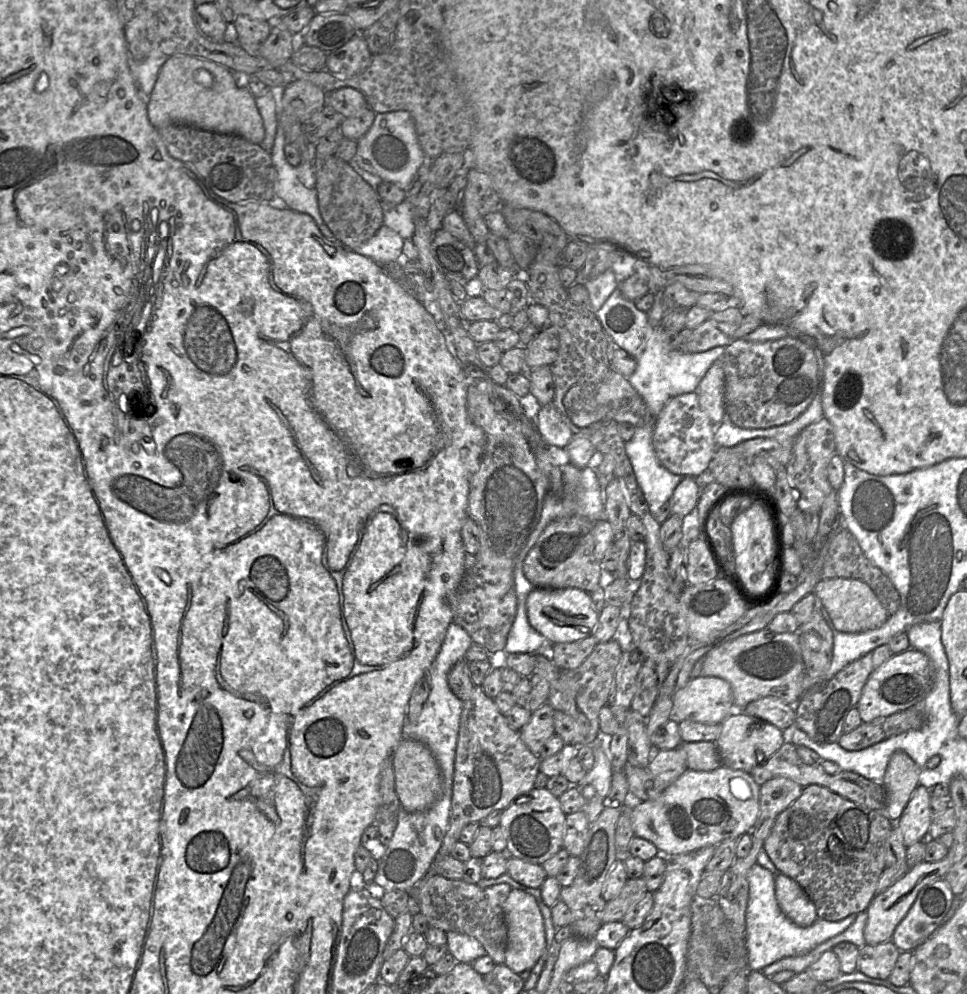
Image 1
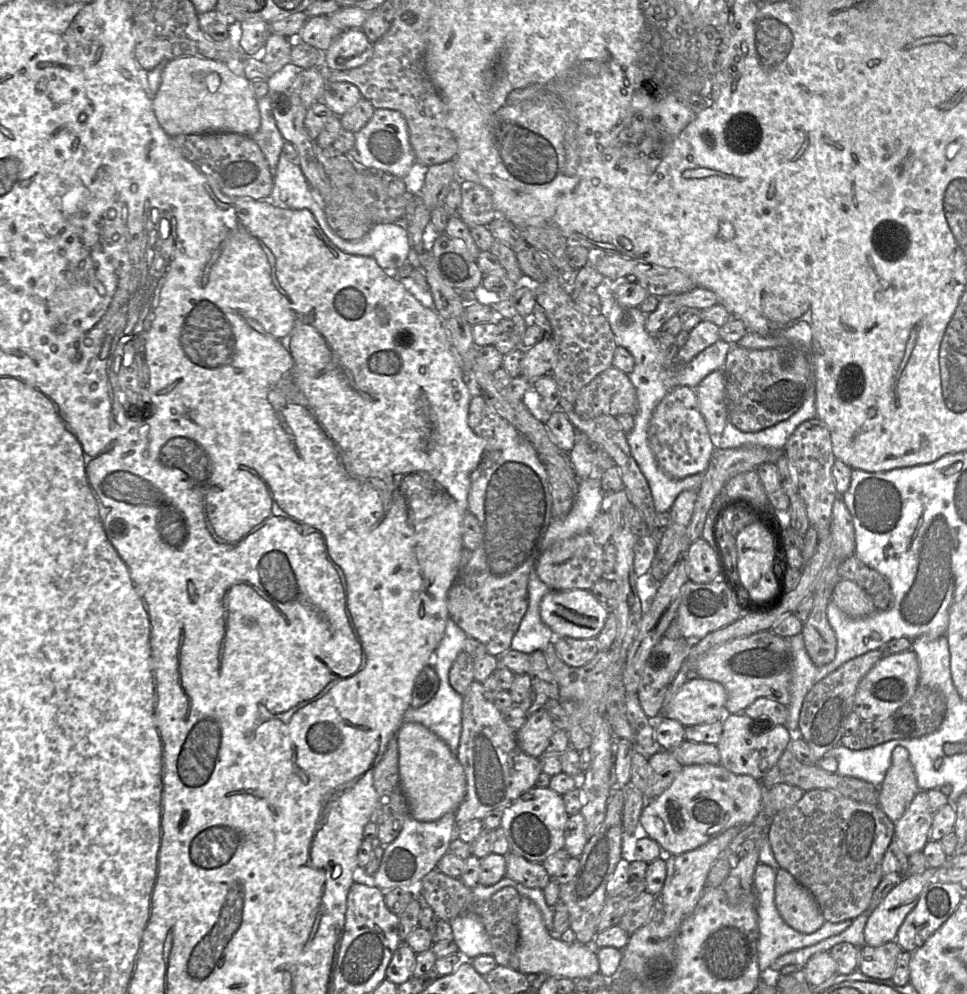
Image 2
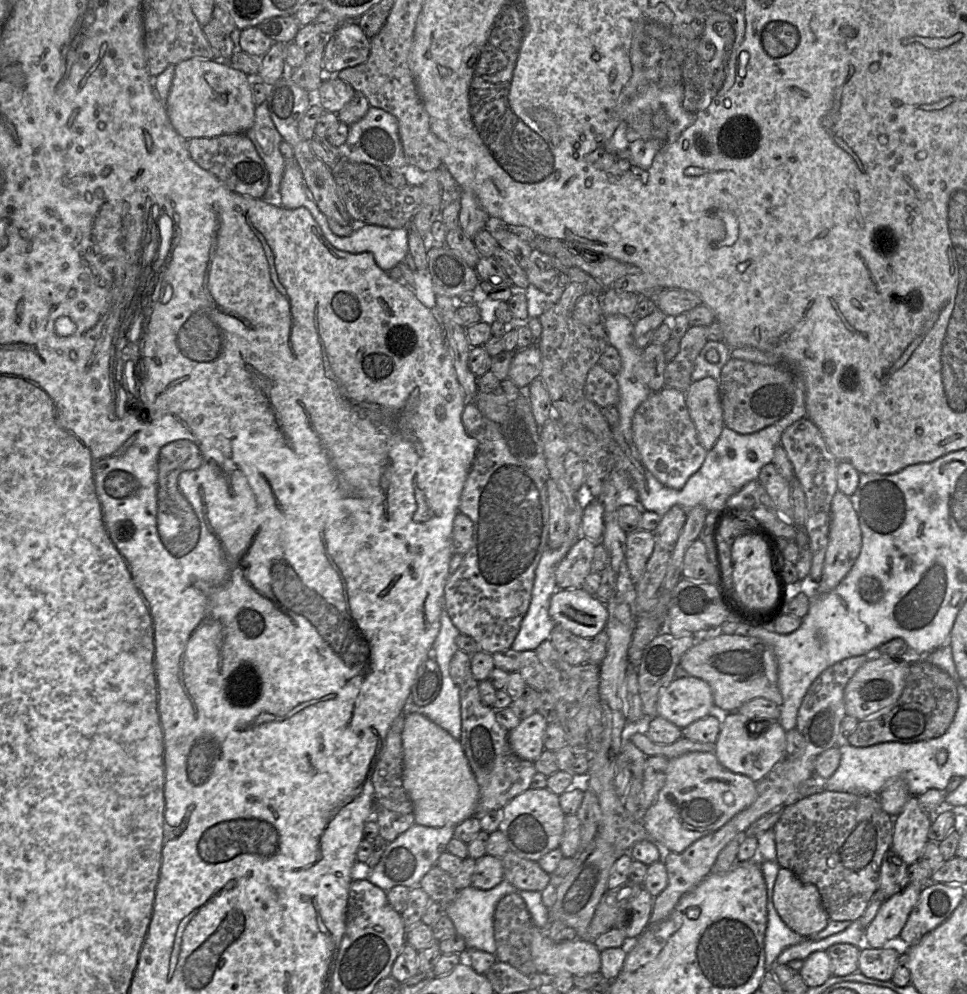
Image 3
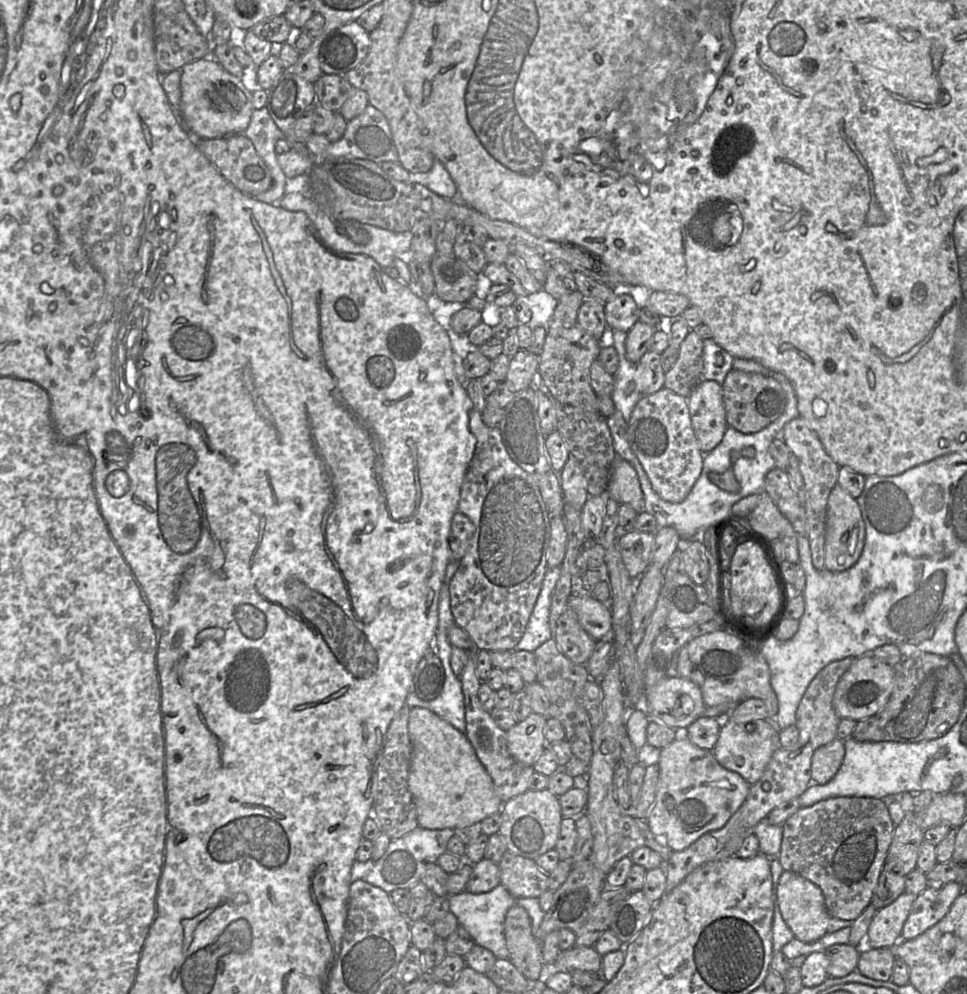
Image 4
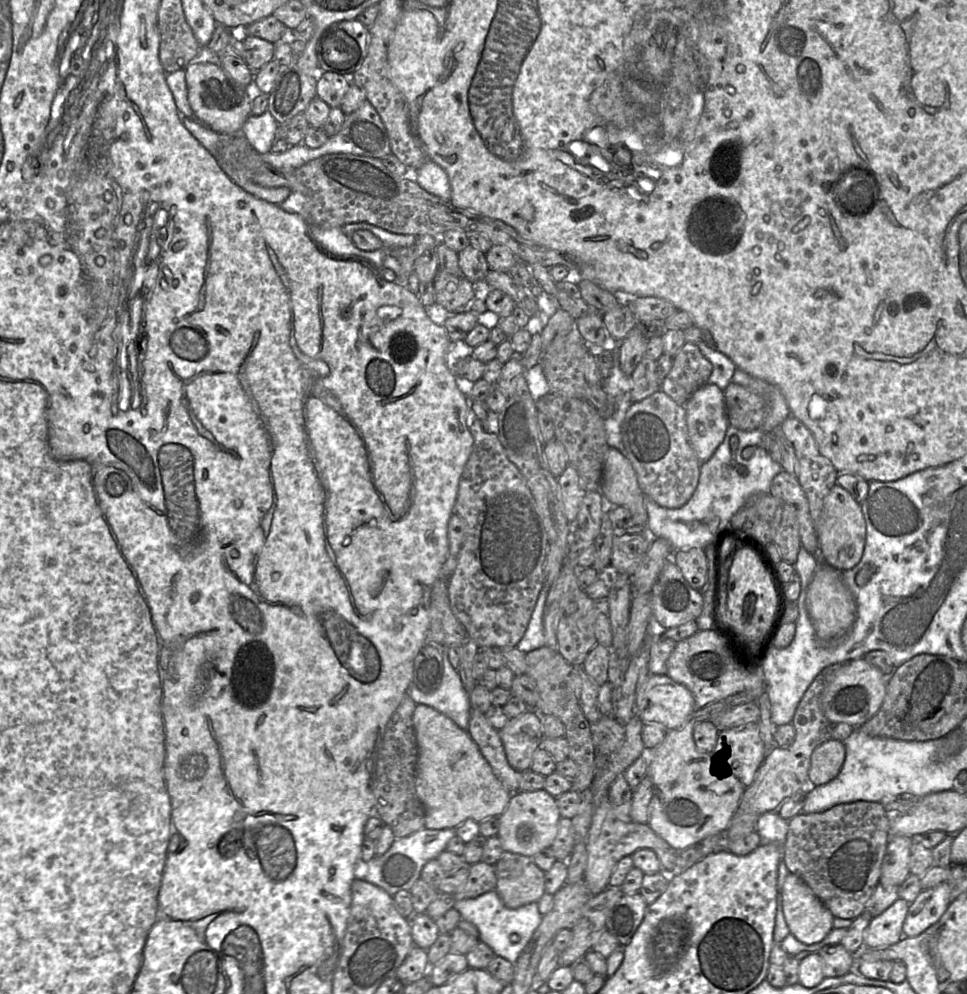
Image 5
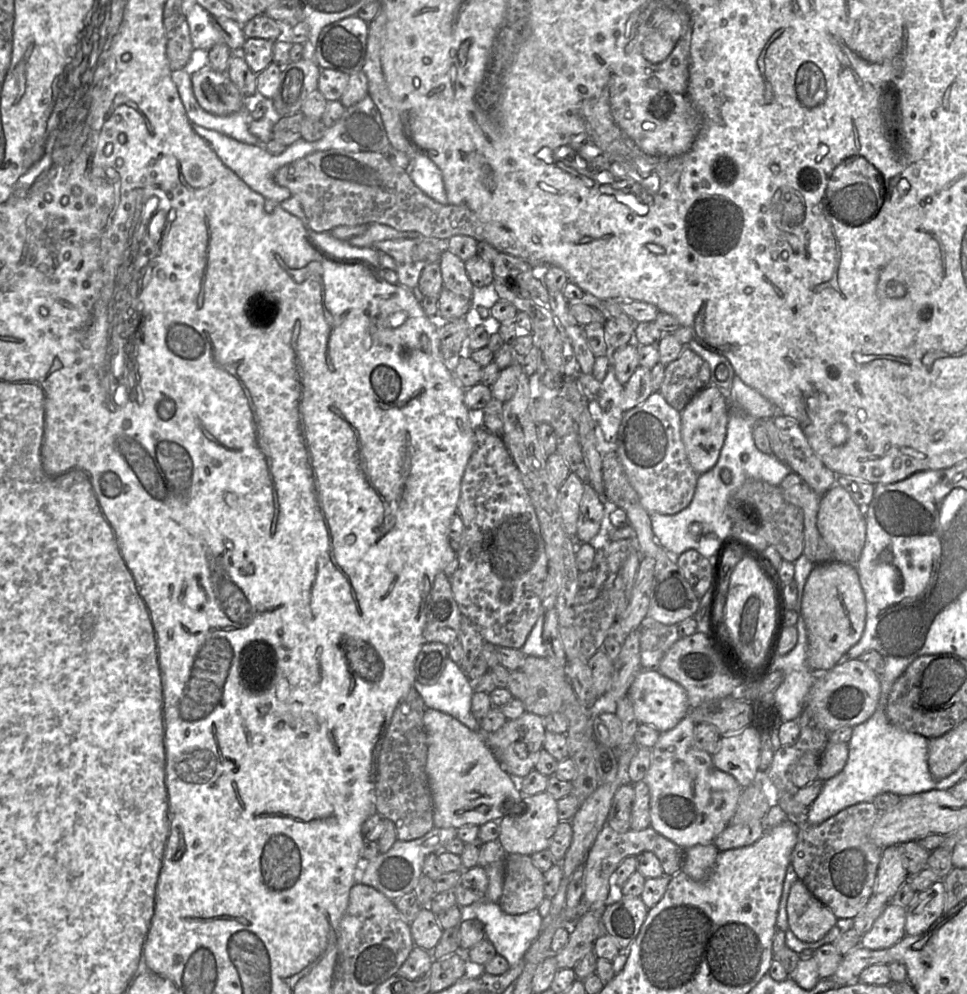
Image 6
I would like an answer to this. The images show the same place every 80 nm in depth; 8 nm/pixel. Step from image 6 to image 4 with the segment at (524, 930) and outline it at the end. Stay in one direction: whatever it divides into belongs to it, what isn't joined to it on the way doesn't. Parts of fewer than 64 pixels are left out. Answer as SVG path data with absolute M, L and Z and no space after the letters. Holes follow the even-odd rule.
M502 884L484 893L470 893L464 890L458 894L448 896L448 899L449 911L457 917L459 925L463 926L470 933L475 945L489 949L497 959L509 958L504 935L504 922L509 908L513 905L518 905L528 912L531 918L532 932L535 936L538 935L538 930L545 916L545 912L540 906L539 898L526 897L516 899Z

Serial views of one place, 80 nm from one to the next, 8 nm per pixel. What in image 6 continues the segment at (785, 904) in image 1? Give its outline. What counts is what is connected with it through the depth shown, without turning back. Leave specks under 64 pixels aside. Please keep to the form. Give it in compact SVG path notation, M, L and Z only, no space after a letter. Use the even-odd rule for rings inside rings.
M799 879L791 886L787 899L789 929L802 942L822 939L838 920Z

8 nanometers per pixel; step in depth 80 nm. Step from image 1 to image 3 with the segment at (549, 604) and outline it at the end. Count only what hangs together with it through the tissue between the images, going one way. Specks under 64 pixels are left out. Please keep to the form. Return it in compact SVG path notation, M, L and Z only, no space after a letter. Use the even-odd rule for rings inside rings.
M583 588L557 590L550 599L549 614L556 625L592 639L606 628L607 606Z

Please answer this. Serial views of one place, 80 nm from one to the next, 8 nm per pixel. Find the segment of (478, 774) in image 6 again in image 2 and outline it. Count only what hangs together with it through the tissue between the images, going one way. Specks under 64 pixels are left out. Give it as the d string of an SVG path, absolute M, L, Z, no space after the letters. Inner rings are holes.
M404 722L398 730L399 777L410 816L420 822L436 821L447 813L455 813L466 795L466 776L456 753L436 734L420 723Z

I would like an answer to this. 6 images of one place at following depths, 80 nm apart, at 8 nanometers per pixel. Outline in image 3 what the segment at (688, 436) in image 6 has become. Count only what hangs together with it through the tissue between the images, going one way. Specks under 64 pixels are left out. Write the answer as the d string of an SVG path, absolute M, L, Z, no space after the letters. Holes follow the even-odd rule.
M706 377L692 382L686 391L686 405L699 442L707 451L711 450L725 426L719 381Z

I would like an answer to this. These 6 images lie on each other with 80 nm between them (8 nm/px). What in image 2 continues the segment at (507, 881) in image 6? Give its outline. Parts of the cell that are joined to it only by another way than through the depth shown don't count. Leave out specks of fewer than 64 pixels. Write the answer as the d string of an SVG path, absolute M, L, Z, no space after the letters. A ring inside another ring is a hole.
M509 852L506 855L506 876L521 883L528 888L544 889L552 877L547 873L546 869L540 862L531 862L526 858L514 853Z

